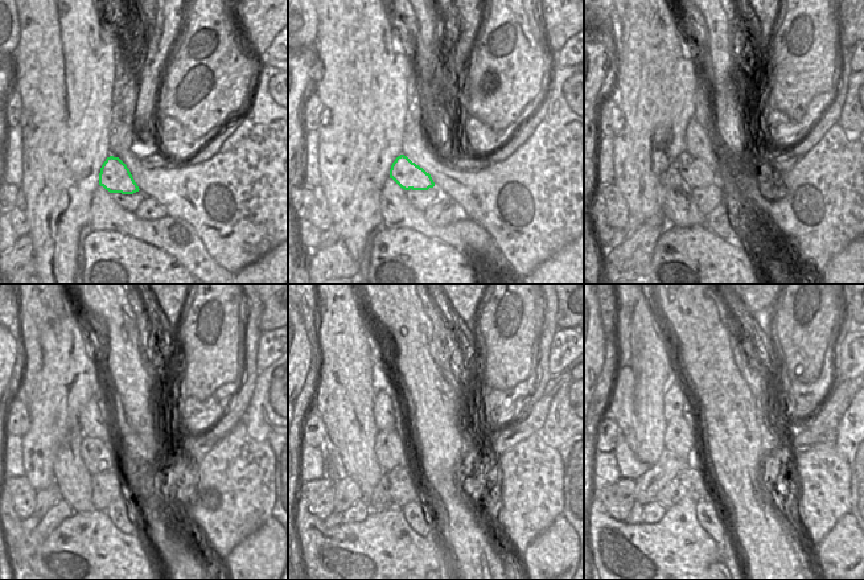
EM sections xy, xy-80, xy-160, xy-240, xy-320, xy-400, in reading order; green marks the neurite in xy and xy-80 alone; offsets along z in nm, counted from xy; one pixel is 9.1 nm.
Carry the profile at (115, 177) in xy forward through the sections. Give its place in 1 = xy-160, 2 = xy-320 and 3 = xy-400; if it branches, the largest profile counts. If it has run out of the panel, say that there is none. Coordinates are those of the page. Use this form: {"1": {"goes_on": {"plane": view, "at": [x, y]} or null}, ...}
{"1": {"goes_on": {"plane": "xy-160", "at": [695, 172]}}, "2": {"goes_on": {"plane": "xy-320", "at": [390, 448]}}, "3": {"goes_on": {"plane": "xy-400", "at": [679, 437]}}}

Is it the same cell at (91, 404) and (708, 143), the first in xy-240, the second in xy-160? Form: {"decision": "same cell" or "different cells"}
{"decision": "same cell"}

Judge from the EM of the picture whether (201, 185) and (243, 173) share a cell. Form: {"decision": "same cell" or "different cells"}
{"decision": "same cell"}

